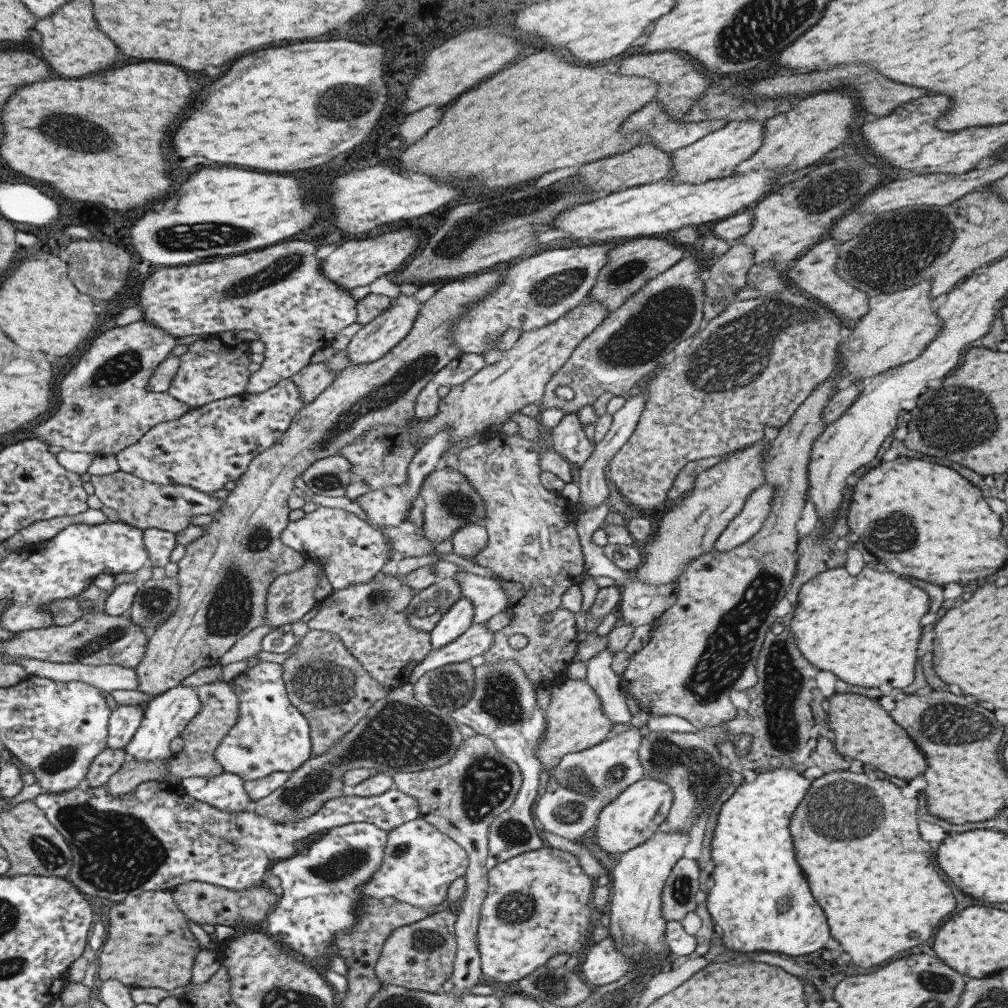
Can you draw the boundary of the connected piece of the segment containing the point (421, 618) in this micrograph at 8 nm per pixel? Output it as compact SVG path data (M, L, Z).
M455 577L440 579L413 596L406 607L411 627L430 632L442 615L463 596L458 581Z

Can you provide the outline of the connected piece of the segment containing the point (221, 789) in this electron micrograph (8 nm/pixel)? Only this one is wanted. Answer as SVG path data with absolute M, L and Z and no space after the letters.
M224 772L216 777L192 777L180 780L180 785L192 798L228 813L244 813L253 800L244 790L244 780Z

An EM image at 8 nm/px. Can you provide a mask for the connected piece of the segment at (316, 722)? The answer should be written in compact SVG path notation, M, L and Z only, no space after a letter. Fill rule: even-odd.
M309 630L298 651L286 659L282 678L290 702L307 718L311 728L311 756L322 756L366 716L368 709L391 690L378 684L334 633Z

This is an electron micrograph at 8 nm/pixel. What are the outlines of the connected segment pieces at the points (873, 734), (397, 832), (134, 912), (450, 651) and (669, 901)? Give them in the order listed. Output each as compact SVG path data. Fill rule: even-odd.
M857 693L836 694L830 700L828 716L830 716L830 728L834 730L832 742L836 753L853 758L854 761L862 761L864 765L874 766L874 769L903 780L912 780L926 770L924 754L916 748L916 744L908 738L908 734L902 730L902 727L892 720L889 712L880 706L878 699L870 699Z
M419 816L388 831L381 867L372 873L370 882L362 886L362 893L378 900L392 896L397 902L429 910L447 900L451 883L465 874L468 863L468 853L455 840Z
M149 891L138 894L138 898L126 898L110 906L104 943L96 954L98 958L98 983L113 978L128 987L163 988L174 990L186 986L191 980L191 972L196 955L200 952L199 940L190 932L188 918L178 908L169 891Z
M486 622L473 624L465 633L441 649L431 649L419 662L410 675L409 682L413 685L425 672L441 666L470 661L473 656L483 655L494 642L494 632L484 627Z
M682 857L672 867L662 890L662 916L668 921L681 921L688 912L696 910L703 899L700 891L700 867L693 859Z

